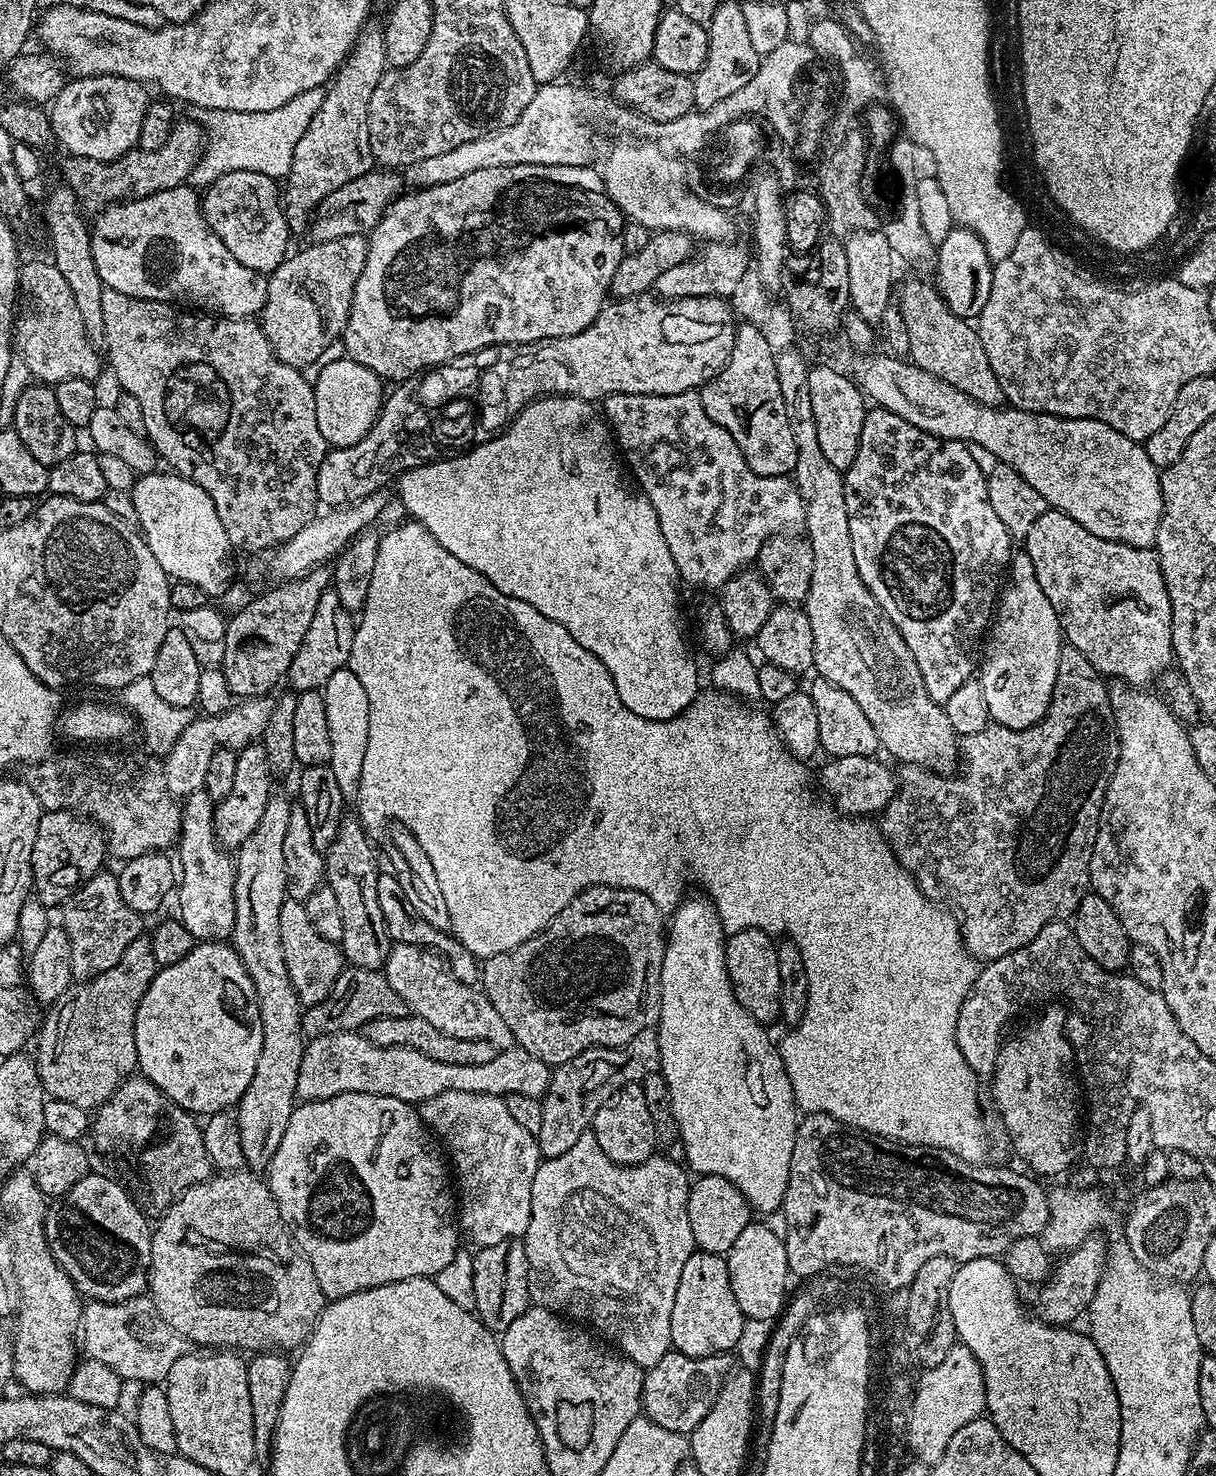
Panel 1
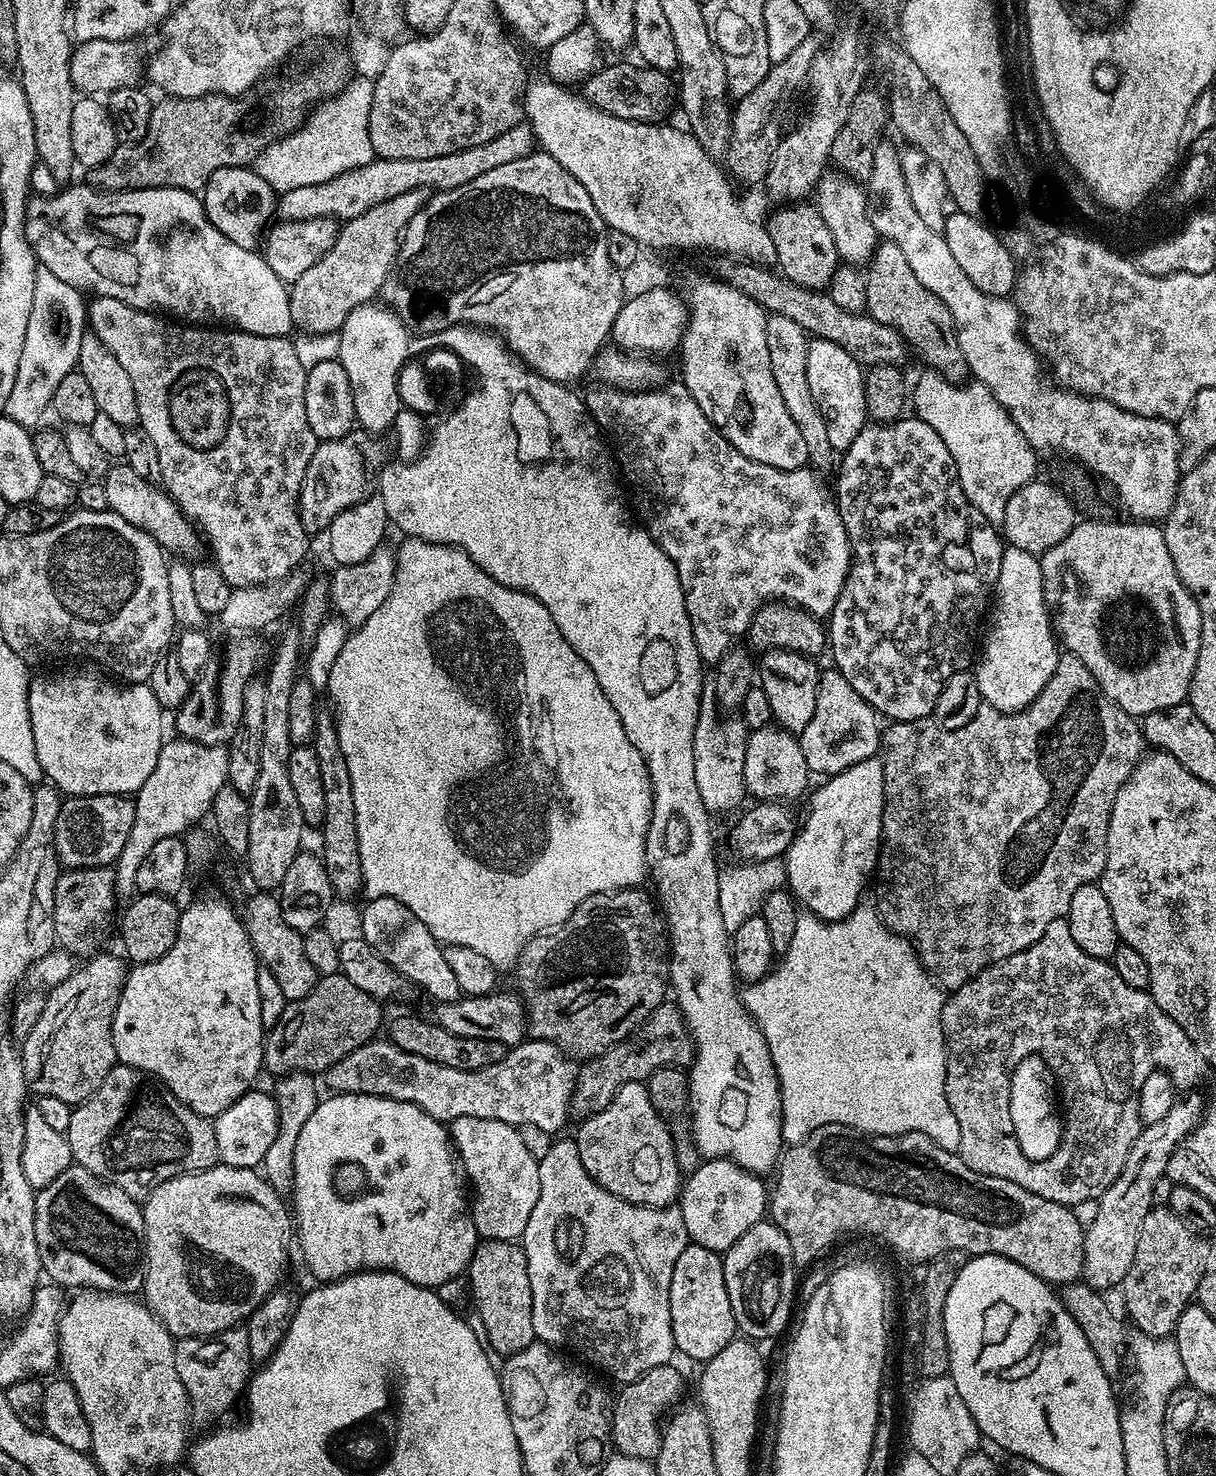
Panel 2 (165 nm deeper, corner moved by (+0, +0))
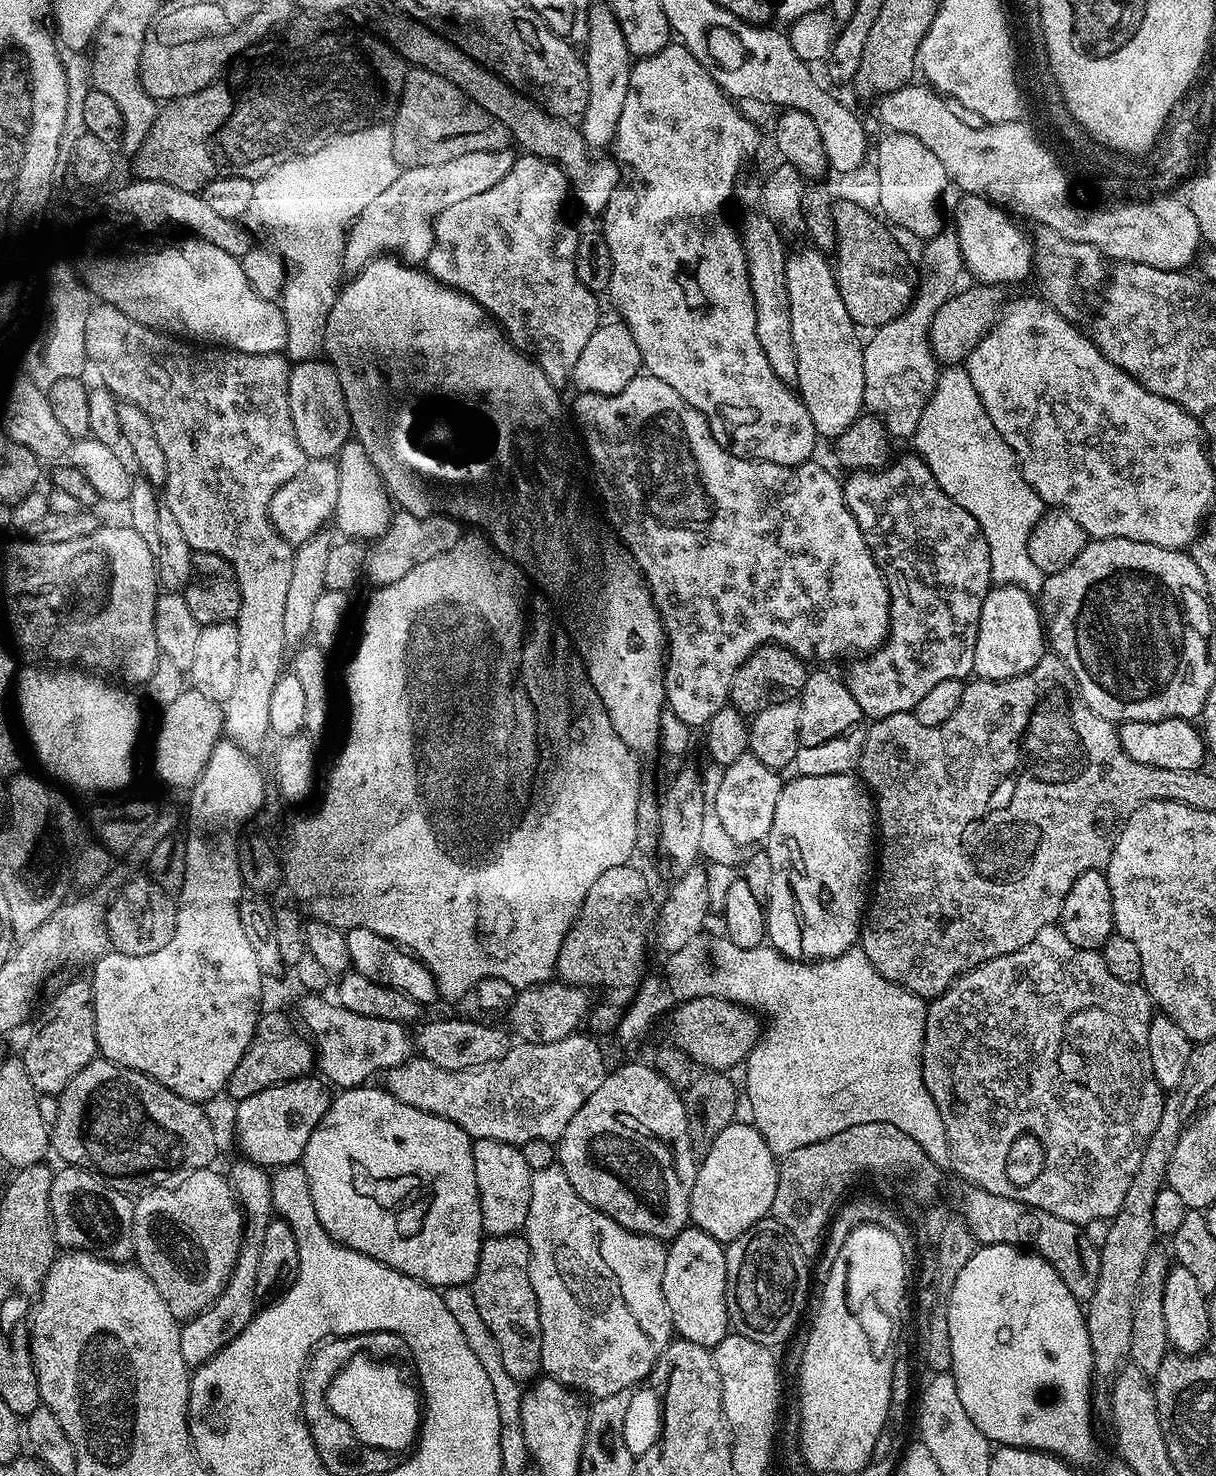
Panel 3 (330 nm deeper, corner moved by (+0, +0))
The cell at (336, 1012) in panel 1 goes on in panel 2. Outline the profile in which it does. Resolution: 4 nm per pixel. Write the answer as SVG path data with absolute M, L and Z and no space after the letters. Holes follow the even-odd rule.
M337 974L335 976L326 976L317 979L314 990L310 990L310 994L306 994L306 998L298 998L297 1000L285 1003L285 1008L281 1010L280 1017L276 1020L276 1025L267 1029L264 1037L264 1068L267 1071L273 1072L273 1077L279 1078L281 1076L287 1076L289 1072L307 1072L309 1074L324 1074L327 1073L329 1068L337 1064L342 1058L346 1058L346 1054L350 1054L354 1050L358 1050L358 1046L369 1043L377 1035L376 1032L381 1031L382 1020L380 1024L380 1008L382 1008L381 1001L376 1000L370 994L366 994L366 990L358 990L358 986L354 986L354 982L350 982L350 978L346 978L343 974Z

